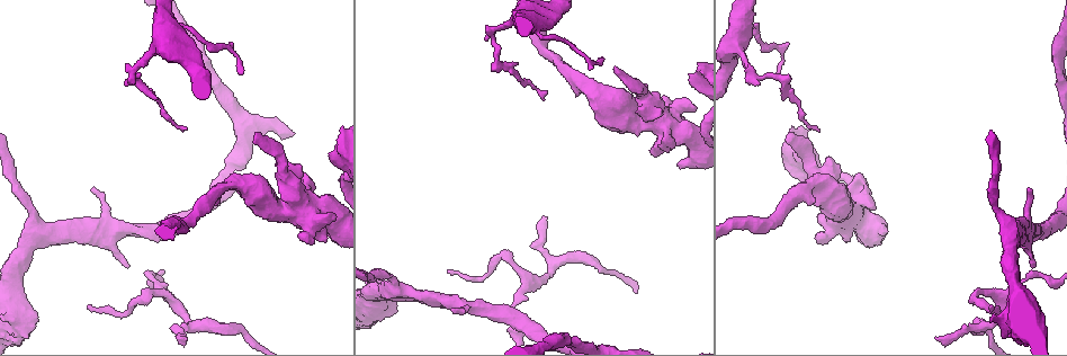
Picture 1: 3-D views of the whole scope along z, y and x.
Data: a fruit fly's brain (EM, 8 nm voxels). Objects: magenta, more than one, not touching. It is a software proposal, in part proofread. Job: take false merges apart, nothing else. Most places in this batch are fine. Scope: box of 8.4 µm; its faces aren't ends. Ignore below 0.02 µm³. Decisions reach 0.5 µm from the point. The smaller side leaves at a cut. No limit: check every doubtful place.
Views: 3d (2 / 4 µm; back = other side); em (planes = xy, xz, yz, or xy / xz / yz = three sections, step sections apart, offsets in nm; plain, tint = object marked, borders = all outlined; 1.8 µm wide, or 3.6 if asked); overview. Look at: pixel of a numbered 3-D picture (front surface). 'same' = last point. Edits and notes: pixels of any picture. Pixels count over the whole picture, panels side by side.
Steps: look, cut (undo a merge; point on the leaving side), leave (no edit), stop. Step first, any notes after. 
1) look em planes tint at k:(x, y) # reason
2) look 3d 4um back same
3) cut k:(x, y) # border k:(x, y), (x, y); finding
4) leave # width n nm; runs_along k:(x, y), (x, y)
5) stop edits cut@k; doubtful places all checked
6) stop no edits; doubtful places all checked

look em 3.6um planes tint at 1:(739, 36) # thick turns thin

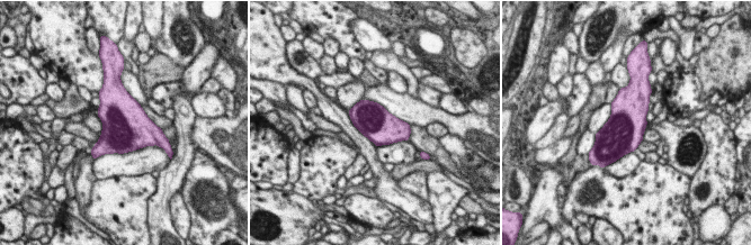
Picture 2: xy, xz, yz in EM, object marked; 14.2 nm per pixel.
leave # width 480 nm; all the same neuron

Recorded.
look 3d 2um at 1:(747, 71) # abrupt turn

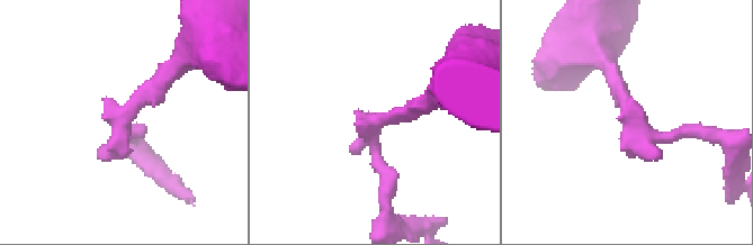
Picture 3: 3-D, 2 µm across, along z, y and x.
look em planes plain at 3:(119, 125)

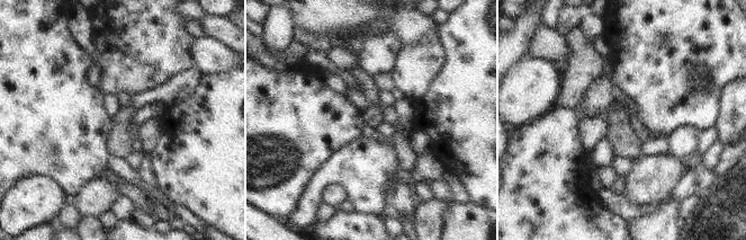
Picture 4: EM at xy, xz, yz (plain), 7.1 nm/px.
look em planes tint same

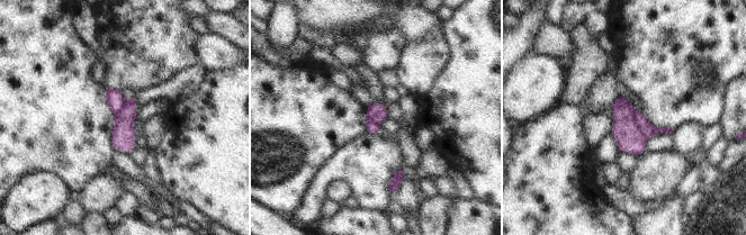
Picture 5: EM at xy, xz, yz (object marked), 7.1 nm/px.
cut 5:(648, 129) # width 140 nm; border 5:(631, 108), (635, 123), (646, 139); a second neuron is stuck on

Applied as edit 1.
look overview # see it whole again

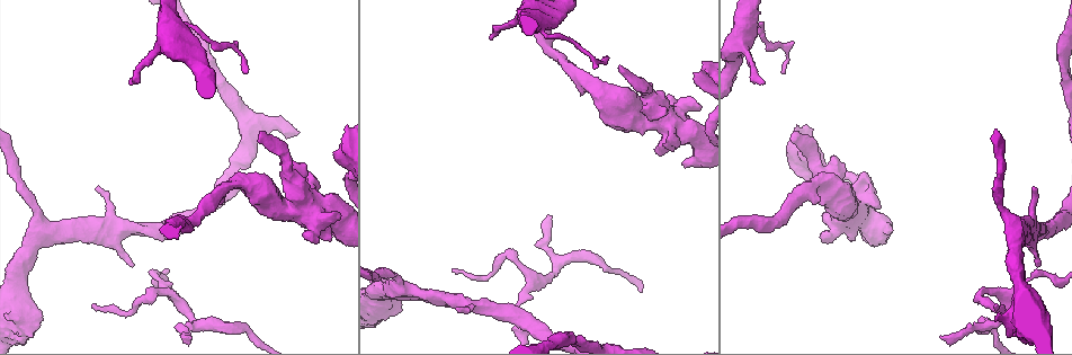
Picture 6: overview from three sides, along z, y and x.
look 3d 2um at 6:(536, 284) # sharp bend

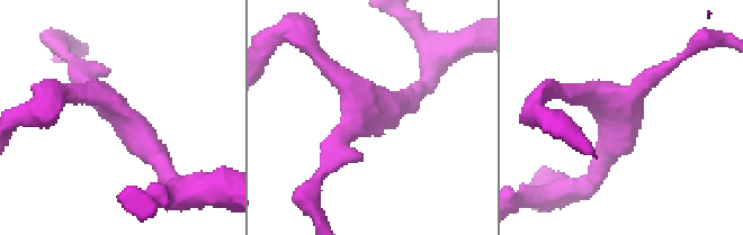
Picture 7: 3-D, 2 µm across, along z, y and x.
look em planes tint at 7:(615, 111) # now the EM

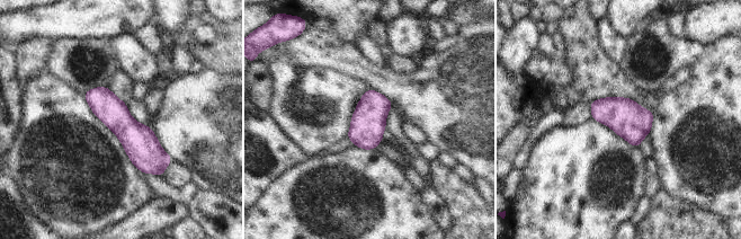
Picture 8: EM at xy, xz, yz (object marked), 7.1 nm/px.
leave # width 200 nm; all the same neuron

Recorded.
look 3d 4um at 6:(507, 254) # sharp bend

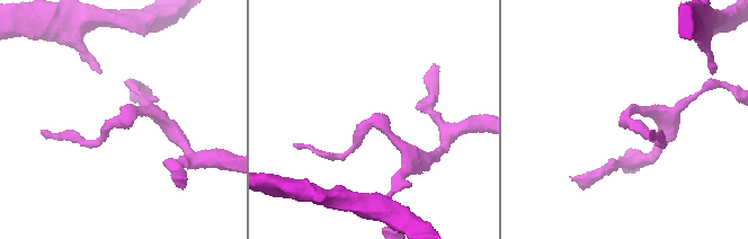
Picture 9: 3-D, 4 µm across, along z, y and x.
look em planes tint at 9:(629, 115) # shape alone is not enough

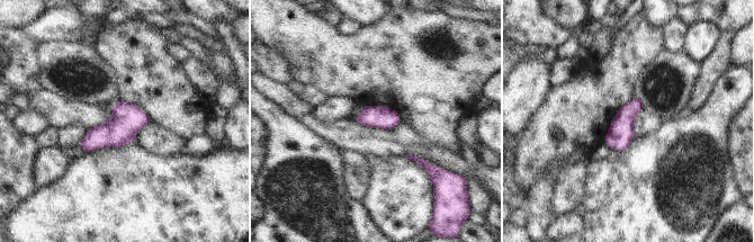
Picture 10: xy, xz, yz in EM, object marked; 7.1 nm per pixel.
leave # width 160 nm; continuous, no second neuron

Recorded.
look 3d 4um at 6:(336, 207) # four arms meet

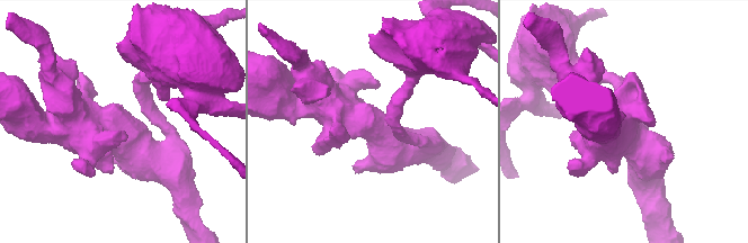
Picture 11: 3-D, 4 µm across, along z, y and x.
look em xz step 8 tint at 11:(627, 132) # arms 4; now the EM

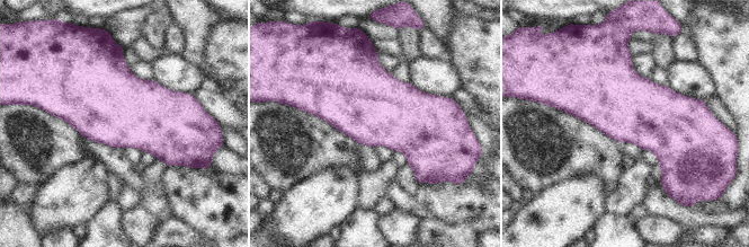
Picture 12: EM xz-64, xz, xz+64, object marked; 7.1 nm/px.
look em xy step 8 borders same

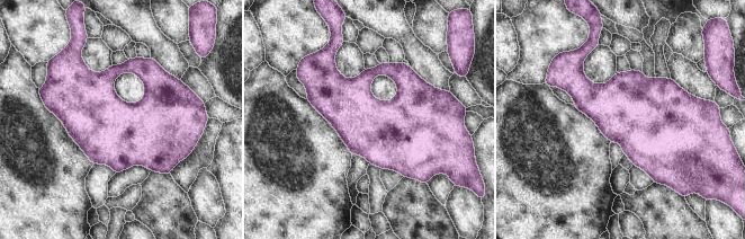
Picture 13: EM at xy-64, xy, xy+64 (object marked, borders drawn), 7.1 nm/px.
leave # width 460 nm; one neuron here

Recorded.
stop edits cut@5; doubtful places all checked

